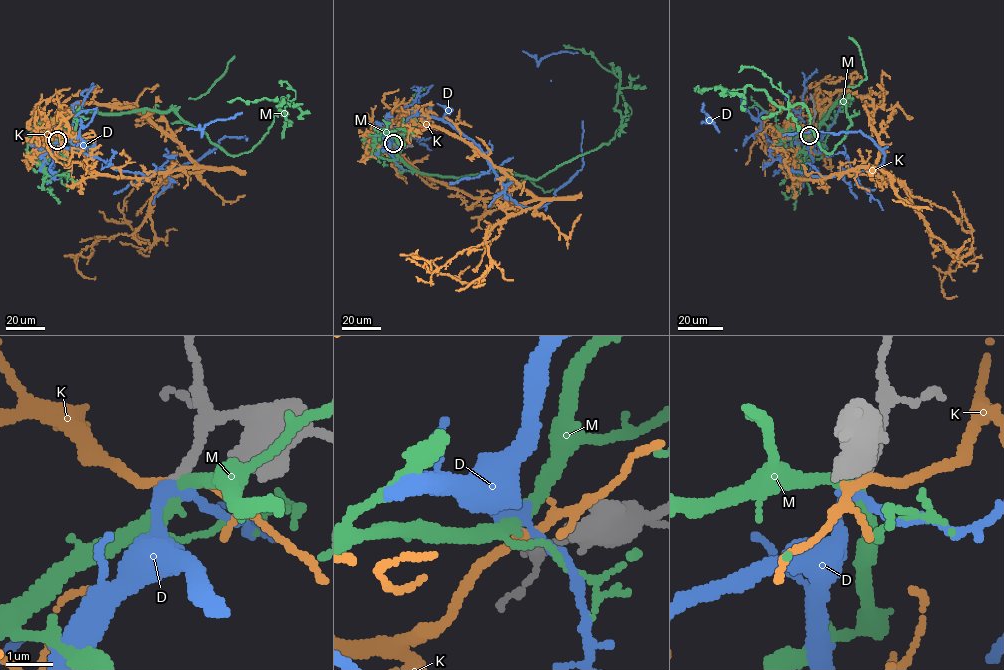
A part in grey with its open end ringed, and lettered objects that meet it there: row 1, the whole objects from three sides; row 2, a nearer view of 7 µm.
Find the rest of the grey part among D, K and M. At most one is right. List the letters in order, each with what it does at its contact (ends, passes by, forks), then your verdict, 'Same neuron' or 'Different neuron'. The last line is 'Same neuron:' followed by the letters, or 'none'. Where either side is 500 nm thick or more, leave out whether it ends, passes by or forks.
D: It passes by. Same neuron
K: It passes by. Different neuron
M: It passes by. Different neuron
Same neuron: D

